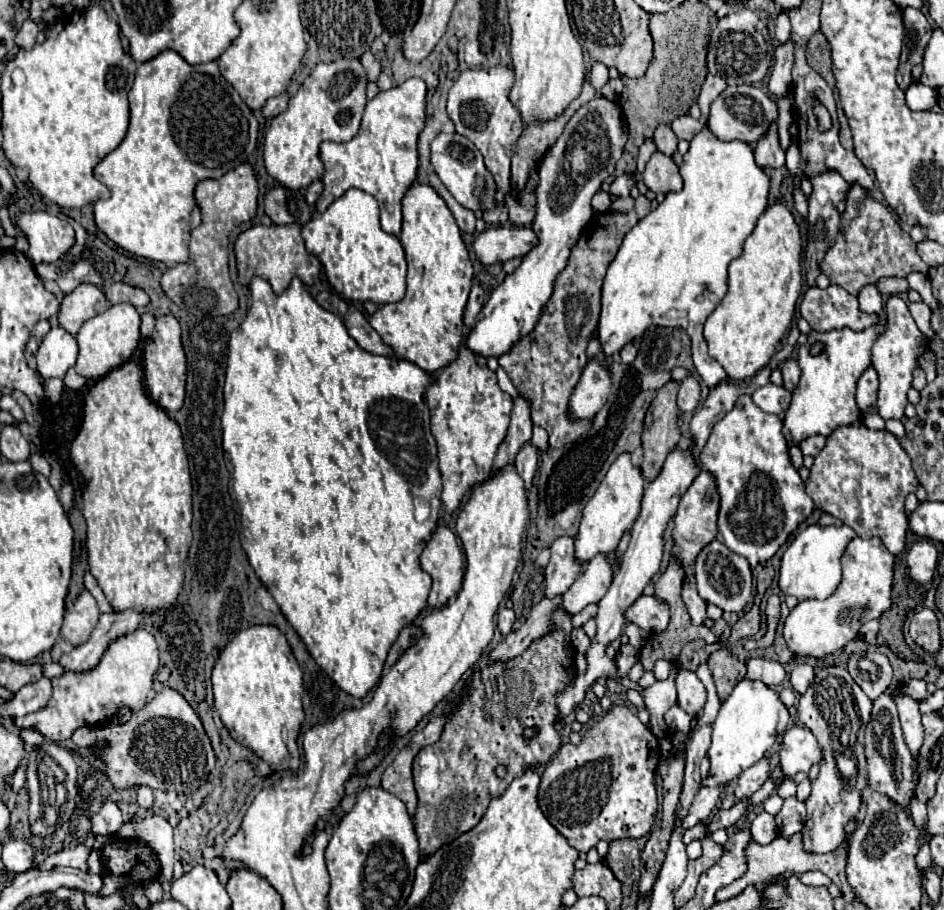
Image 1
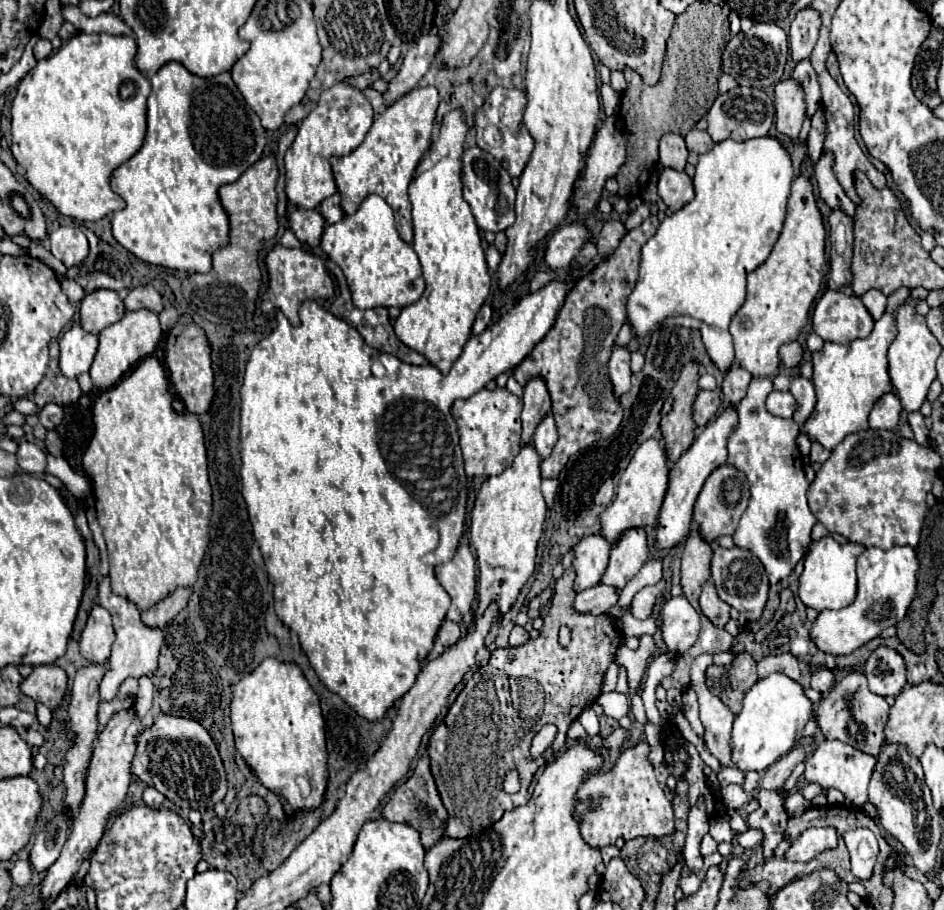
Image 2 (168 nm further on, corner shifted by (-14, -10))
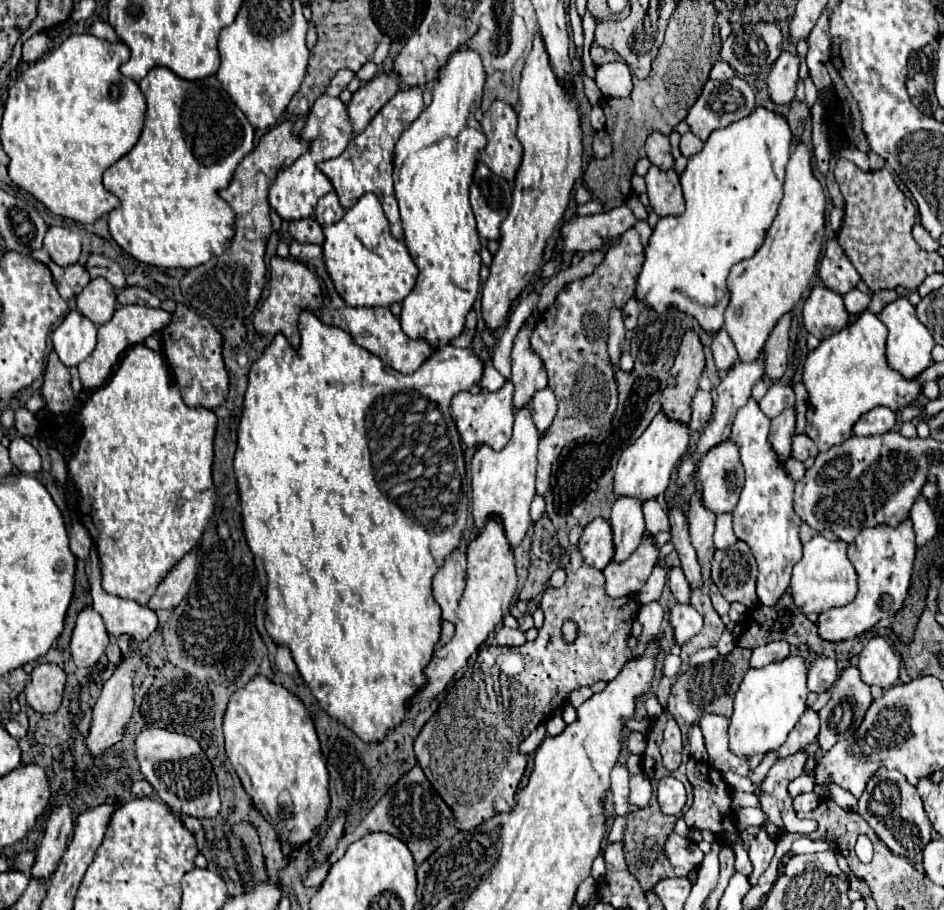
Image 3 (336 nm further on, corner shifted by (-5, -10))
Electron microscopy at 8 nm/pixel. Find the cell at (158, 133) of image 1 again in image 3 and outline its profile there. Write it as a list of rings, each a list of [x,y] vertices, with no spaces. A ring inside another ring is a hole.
[[[157,66],[139,82],[139,88],[147,100],[141,138],[129,154],[103,174],[103,186],[121,200],[121,208],[109,212],[109,232],[113,240],[139,262],[161,268],[195,268],[231,246],[235,216],[217,192],[227,188],[237,164],[253,150],[255,130],[215,76],[189,82],[169,68]]]

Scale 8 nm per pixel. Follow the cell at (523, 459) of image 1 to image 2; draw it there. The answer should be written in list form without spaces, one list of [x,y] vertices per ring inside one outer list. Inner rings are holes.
[[[548,412],[548,414],[544,414],[544,418],[540,420],[540,424],[534,432],[534,446],[542,460],[546,456],[550,456],[550,452],[556,444],[556,438],[558,438],[558,430],[556,430],[556,422],[554,422],[554,414]]]

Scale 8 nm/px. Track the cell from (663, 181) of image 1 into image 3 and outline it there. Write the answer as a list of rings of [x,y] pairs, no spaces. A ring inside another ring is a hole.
[[[651,166],[647,176],[647,194],[651,208],[659,216],[679,216],[685,210],[685,198],[681,192],[679,176],[675,170],[659,170],[657,166]]]

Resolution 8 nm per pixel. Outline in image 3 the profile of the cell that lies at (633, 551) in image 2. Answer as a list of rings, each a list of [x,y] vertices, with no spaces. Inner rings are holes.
[[[619,498],[613,504],[609,524],[615,544],[615,554],[611,562],[621,564],[637,550],[645,532],[641,502],[635,502],[635,498]]]

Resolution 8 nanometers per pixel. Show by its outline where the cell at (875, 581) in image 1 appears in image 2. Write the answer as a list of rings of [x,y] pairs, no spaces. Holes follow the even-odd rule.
[[[894,546],[890,550],[866,548],[858,556],[858,596],[842,610],[822,610],[812,626],[812,640],[822,652],[852,654],[856,648],[876,638],[884,628],[898,624],[916,594],[918,556],[912,546]]]

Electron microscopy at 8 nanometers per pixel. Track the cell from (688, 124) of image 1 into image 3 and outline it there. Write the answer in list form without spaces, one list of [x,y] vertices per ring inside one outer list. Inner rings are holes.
[[[687,132],[681,136],[681,154],[683,156],[689,158],[689,156],[697,154],[701,148],[703,148],[703,142],[693,132]]]

